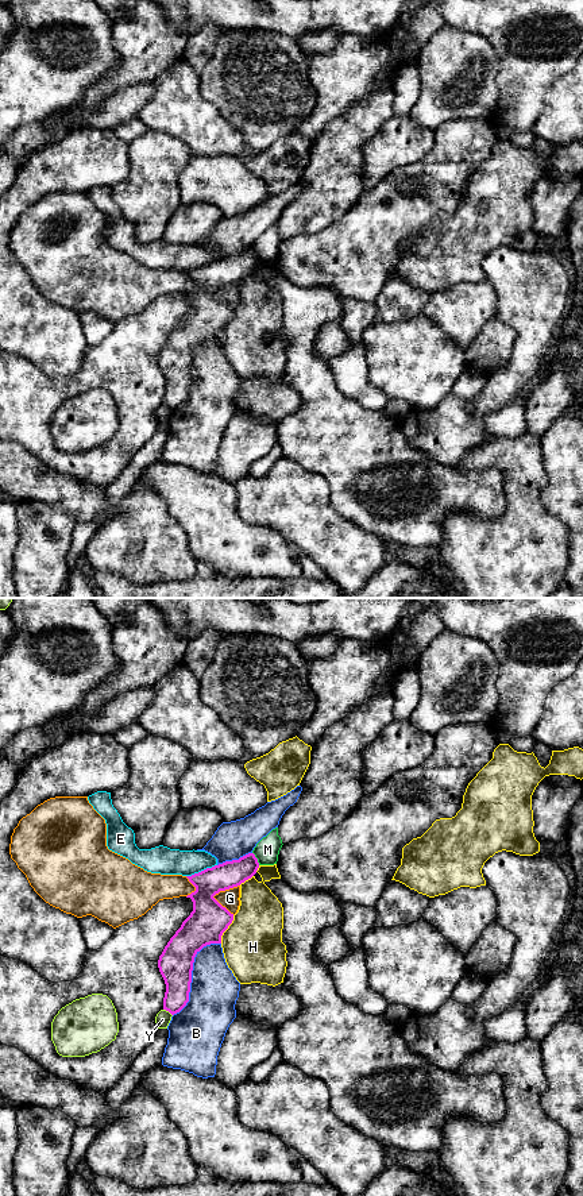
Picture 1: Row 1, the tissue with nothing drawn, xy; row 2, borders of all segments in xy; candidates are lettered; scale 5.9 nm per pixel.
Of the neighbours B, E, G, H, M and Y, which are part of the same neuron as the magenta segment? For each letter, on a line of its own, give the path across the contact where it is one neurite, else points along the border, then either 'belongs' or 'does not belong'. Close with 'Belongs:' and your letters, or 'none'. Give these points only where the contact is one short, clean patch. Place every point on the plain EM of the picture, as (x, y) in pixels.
B: does not belong
E: does not belong
G: does not belong
H: does not belong
M: along xy (253, 247), (259, 259) | does not belong
Y: does not belong
Belongs: none

